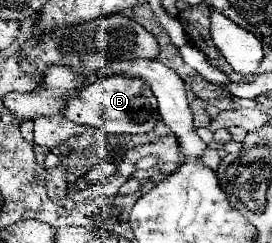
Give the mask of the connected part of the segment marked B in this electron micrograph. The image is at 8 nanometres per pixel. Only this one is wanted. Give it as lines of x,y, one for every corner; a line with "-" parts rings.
106,75
84,87
74,99
68,101
64,115
82,125
98,127
106,133
122,135
122,133
148,133
158,123
158,103
154,101
154,93
140,79
130,79
126,75

